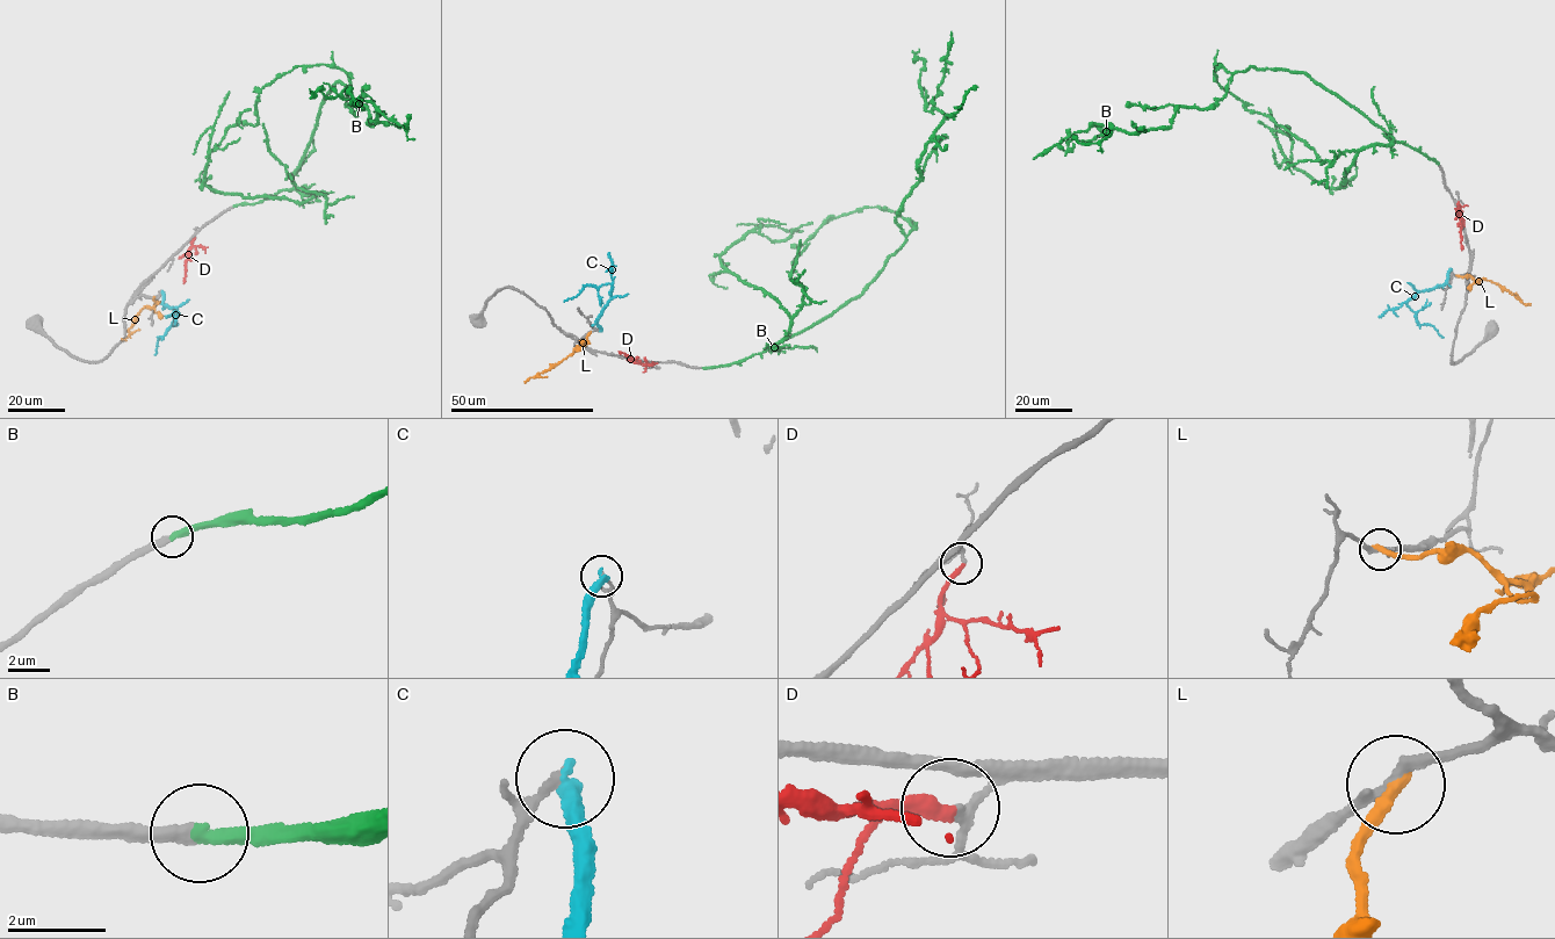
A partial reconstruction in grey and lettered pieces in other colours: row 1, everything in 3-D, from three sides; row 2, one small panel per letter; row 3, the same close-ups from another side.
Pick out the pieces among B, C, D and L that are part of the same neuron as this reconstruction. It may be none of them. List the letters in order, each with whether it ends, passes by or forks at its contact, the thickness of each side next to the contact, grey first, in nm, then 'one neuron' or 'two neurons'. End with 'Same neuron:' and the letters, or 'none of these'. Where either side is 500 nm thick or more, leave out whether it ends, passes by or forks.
B: it ends there; 280 nm thick on the grey side, 300 nm on the other; one neuron
C: it ends there; 170 nm thick on the grey side, 360 nm on the other; two neurons
D: it ends there; 150 nm thick on the grey side, 280 nm on the other; two neurons
L: it ends there; 180 nm thick on the grey side, 300 nm on the other; two neurons
Same neuron: B

